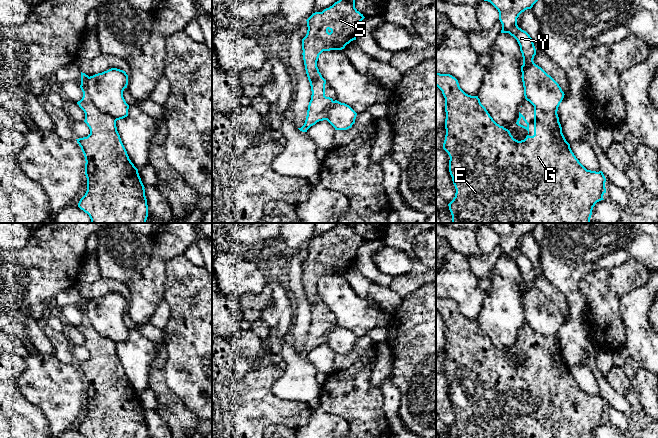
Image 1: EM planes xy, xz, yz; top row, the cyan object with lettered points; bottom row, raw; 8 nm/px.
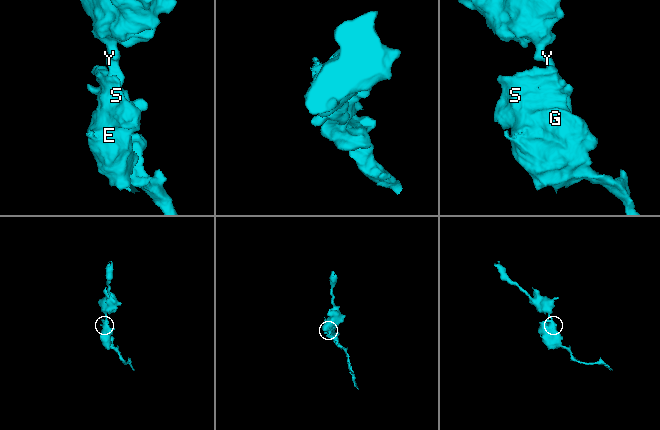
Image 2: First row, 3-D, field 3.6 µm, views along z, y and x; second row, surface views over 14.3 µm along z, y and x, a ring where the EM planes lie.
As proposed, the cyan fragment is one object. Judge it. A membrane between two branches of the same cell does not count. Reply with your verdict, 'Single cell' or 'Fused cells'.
Fused cells

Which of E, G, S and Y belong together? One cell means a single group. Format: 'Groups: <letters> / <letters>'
Groups: E G S / Y

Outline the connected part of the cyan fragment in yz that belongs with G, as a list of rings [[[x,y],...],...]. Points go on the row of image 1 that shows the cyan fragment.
[[[436,73],[436,86],[442,91],[445,98],[445,129],[446,135],[443,149],[448,153],[449,172],[456,189],[455,197],[448,204],[452,215],[452,223],[590,223],[592,210],[595,204],[603,199],[606,193],[606,178],[602,171],[587,170],[576,158],[566,141],[557,112],[543,111],[534,107],[534,135],[527,135],[524,140],[513,138],[510,131],[497,124],[486,108],[481,104],[478,96],[466,94],[459,86],[458,80],[450,74]]]

